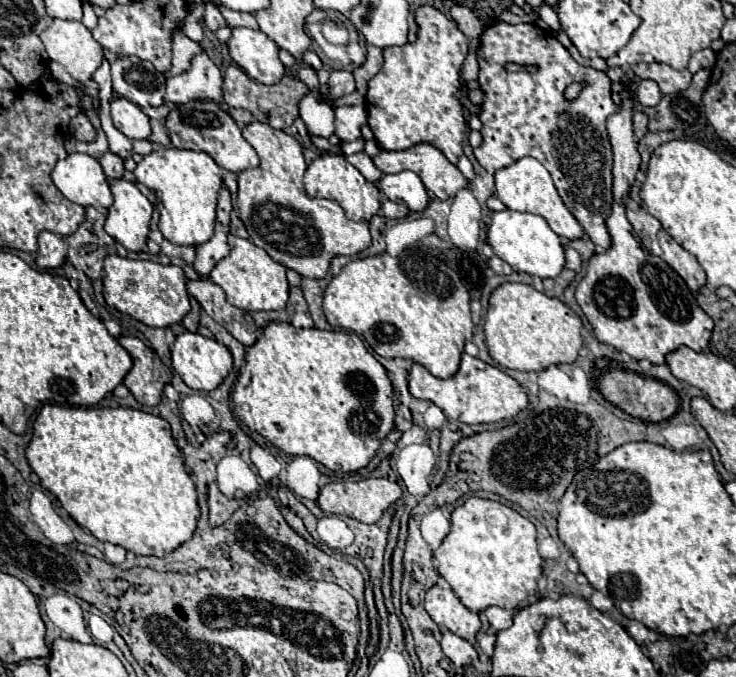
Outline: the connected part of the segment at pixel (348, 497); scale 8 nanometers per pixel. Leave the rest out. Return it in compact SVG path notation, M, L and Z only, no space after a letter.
M365 478L359 482L331 482L325 484L319 492L317 504L323 512L329 514L339 514L339 516L349 516L367 524L373 524L381 518L381 514L395 502L401 498L401 488L395 480L389 478Z

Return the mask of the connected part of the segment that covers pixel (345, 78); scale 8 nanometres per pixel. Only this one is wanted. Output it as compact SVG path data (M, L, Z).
M331 70L329 76L329 88L331 88L331 100L343 96L343 94L351 94L355 92L355 78L353 72L347 70Z

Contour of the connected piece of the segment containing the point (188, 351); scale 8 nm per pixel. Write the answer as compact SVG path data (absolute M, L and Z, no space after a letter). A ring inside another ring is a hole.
M185 330L183 334L179 334L175 338L175 344L171 350L171 360L173 360L173 368L179 372L179 376L183 378L183 382L189 388L207 390L207 392L217 388L225 380L229 370L233 368L233 358L231 358L231 352L225 348L225 344L217 342L215 338L205 338L197 332L189 332L189 330Z

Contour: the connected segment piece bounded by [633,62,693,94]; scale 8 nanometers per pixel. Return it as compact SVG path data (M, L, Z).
M635 64L633 66L633 72L637 74L637 78L641 80L655 80L661 88L663 94L671 94L671 92L681 92L689 86L691 82L691 72L685 68L685 70L673 70L671 66L667 64Z

